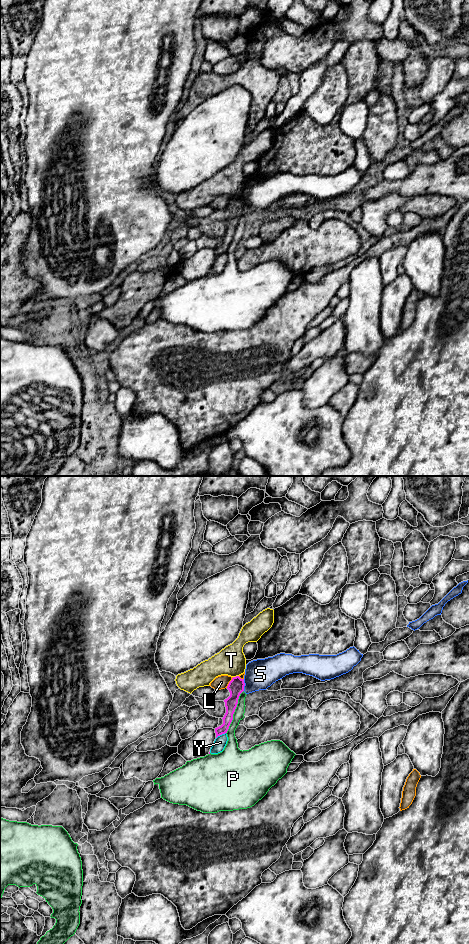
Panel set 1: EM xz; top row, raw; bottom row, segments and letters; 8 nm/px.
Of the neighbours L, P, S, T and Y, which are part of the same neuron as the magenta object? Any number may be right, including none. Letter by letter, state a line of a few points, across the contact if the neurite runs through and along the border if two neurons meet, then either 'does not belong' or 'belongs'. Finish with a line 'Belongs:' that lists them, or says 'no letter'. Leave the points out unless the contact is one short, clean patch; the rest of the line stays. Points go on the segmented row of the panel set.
L: does not belong
P: does not belong
S: line xz (243, 679), (244, 690); does not belong
T: line xz (238, 675), (233, 677); does not belong
Y: line xz (225, 732), (216, 738); does not belong
Belongs: no letter

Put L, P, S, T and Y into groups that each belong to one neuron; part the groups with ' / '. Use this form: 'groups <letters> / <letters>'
groups L / P S / T / Y

